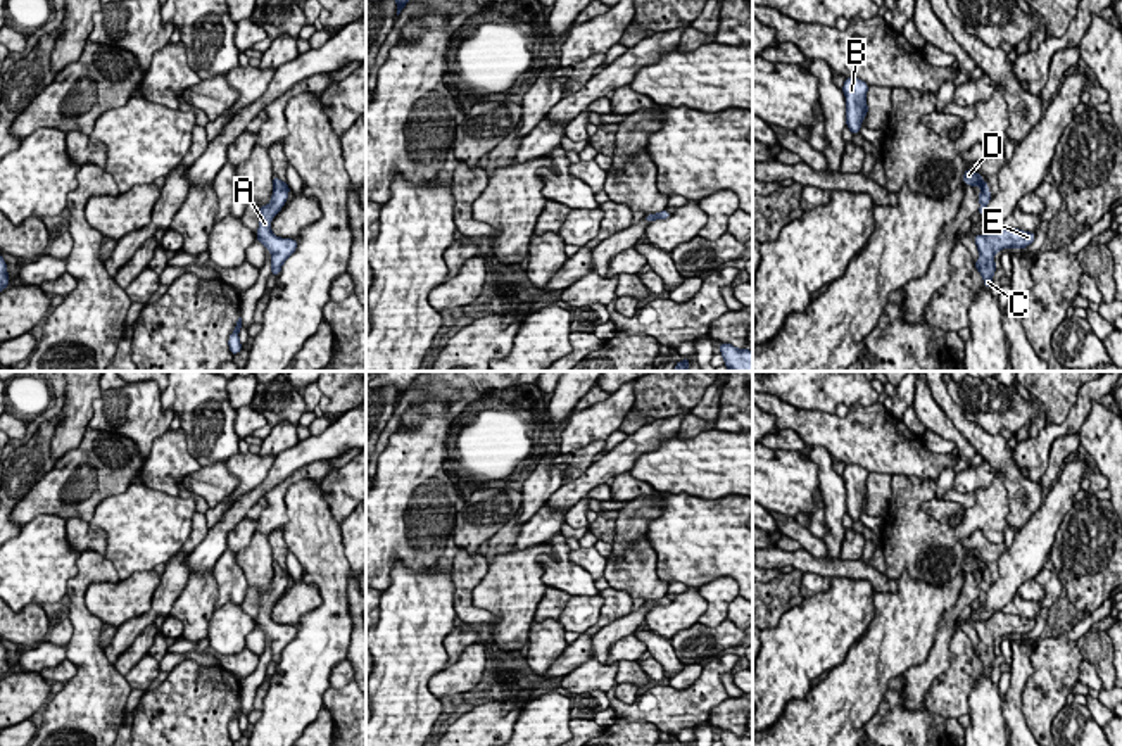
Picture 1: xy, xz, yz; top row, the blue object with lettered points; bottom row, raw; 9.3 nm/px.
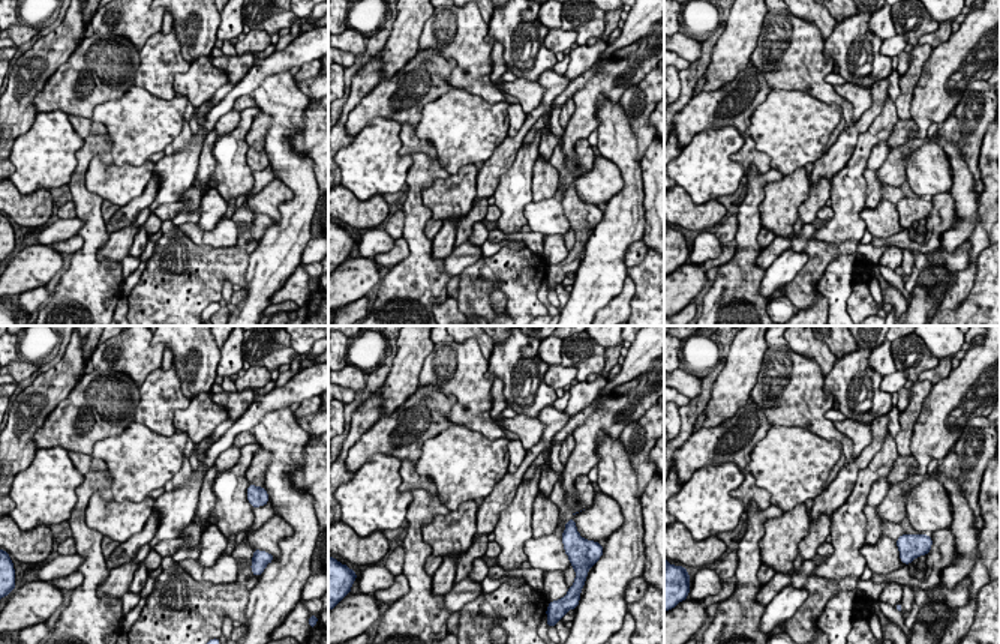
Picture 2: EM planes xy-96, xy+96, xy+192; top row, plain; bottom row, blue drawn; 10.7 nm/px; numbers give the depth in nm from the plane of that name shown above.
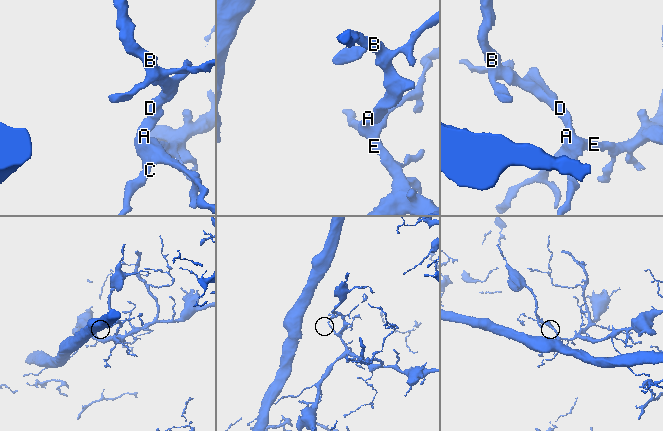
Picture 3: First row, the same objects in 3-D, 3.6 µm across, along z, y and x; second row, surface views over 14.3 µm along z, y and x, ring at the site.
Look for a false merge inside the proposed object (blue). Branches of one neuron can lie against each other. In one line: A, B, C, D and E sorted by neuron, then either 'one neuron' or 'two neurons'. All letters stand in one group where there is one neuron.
groups A B C D E; one neuron

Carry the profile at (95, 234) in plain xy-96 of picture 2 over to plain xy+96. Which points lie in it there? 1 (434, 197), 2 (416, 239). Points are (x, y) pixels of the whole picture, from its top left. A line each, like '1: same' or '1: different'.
1: different
2: same

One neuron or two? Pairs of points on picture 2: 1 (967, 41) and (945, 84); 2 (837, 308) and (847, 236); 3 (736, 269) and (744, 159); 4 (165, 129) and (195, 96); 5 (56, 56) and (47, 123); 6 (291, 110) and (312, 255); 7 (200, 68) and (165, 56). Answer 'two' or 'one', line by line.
1: one
2: one
3: two
4: two
5: two
6: two
7: two

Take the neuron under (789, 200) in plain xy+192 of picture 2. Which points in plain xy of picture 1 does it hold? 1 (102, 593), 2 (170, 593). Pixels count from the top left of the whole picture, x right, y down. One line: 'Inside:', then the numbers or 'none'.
Inside: 1

